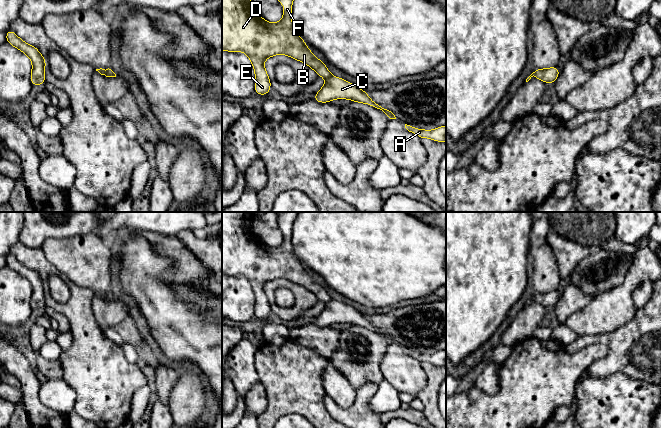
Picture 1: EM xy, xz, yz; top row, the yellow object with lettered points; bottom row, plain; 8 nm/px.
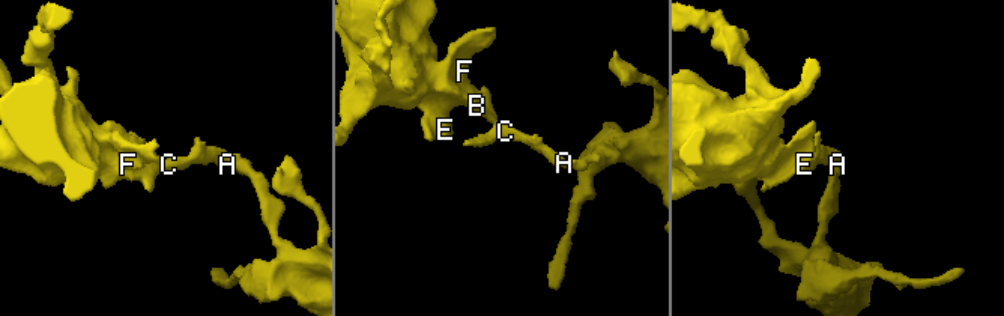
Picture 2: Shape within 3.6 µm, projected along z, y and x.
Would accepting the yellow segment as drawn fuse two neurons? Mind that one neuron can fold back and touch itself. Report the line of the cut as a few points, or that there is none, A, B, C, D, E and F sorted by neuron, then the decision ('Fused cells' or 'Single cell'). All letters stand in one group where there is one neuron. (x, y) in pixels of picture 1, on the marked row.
Split along xz (331, 75), (326, 80). Groups: A C / B D E F. Fused cells

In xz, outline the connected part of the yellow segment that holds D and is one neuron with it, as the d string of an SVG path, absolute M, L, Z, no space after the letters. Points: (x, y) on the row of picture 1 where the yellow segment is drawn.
M222 0L222 50L242 51L249 57L255 71L257 95L269 93L271 81L264 67L264 61L275 55L284 54L301 61L326 80L332 76L326 65L308 49L304 40L295 32L291 19L293 0L278 0L278 4L280 3L284 4L282 20L269 23L252 9L251 0Z

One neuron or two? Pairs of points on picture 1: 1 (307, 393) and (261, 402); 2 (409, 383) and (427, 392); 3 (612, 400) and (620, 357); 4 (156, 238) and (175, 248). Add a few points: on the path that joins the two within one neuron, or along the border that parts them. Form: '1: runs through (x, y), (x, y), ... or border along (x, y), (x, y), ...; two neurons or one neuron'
1: border along (259, 381), (265, 391), (267, 407), (257, 415); two neurons
2: border along (422, 366), (426, 375), (426, 385), (416, 396); two neurons
3: border along (594, 376), (624, 373), (639, 380); two neurons
4: runs through (161, 243), (170, 246); one neuron

